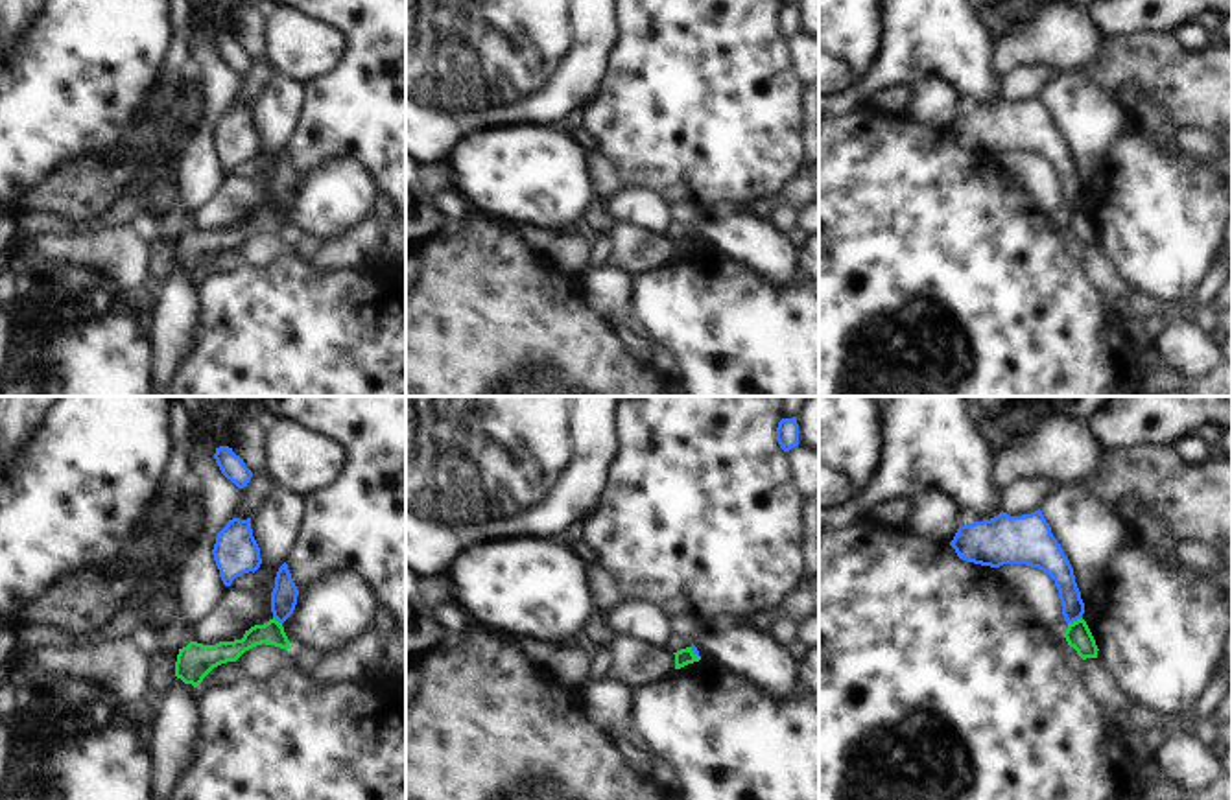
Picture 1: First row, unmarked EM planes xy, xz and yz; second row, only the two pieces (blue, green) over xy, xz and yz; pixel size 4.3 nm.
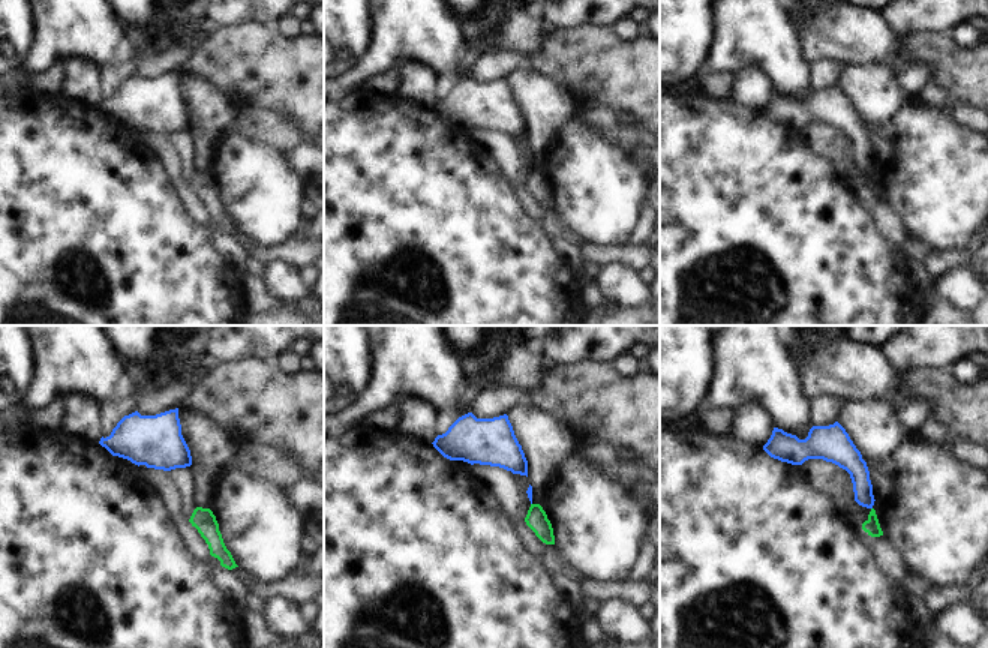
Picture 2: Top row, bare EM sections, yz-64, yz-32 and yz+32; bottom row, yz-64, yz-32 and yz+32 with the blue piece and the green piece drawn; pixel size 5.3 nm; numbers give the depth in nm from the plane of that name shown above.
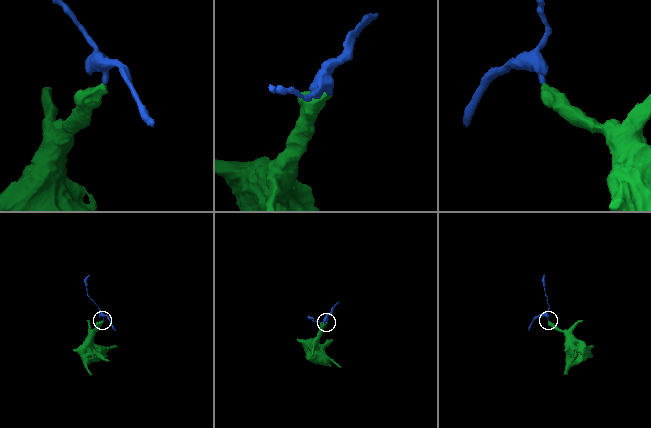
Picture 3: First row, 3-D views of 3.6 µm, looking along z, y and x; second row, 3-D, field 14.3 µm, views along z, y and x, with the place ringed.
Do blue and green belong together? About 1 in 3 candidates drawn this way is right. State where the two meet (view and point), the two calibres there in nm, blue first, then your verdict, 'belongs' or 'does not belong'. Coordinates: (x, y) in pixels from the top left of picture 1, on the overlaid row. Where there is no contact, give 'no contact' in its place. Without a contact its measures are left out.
meets blue in yz at (1074, 620); 110 nm thick on the blue side, 120 nm on the other; does not belong

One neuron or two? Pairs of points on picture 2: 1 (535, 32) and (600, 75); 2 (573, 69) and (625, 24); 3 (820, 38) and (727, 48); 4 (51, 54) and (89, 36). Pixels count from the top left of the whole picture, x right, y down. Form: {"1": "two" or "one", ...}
{"1": "two", "2": "two", "3": "two", "4": "one"}

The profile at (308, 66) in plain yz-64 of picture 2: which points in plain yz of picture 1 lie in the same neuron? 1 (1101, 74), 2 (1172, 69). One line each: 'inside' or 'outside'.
1: inside
2: inside

